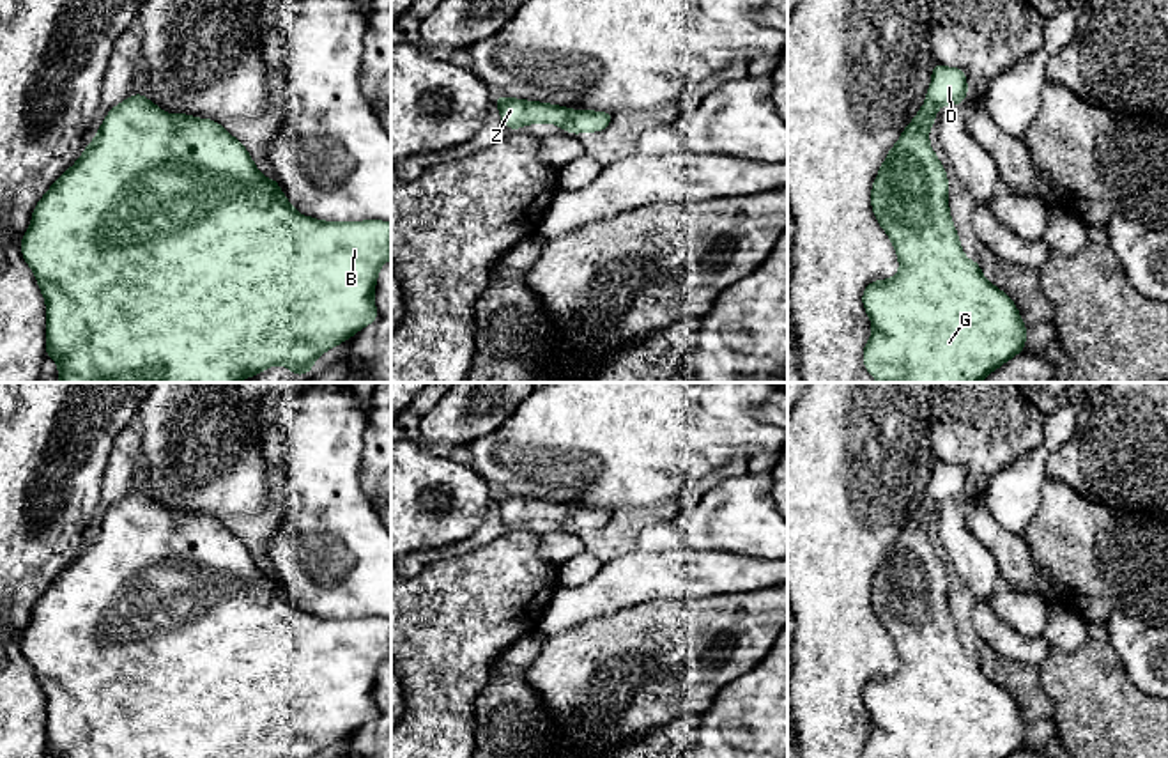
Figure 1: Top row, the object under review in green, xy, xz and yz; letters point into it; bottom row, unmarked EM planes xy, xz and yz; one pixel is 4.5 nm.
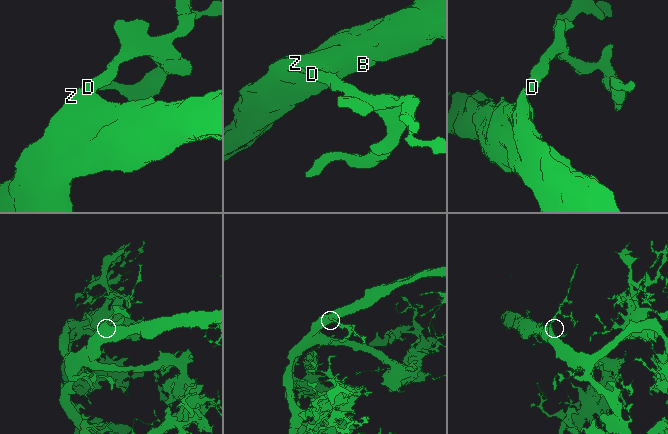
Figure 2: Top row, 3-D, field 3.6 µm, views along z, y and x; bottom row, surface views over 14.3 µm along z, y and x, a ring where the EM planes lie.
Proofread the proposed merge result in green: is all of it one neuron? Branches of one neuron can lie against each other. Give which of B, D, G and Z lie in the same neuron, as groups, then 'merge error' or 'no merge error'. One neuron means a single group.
B D G Z; no merge error

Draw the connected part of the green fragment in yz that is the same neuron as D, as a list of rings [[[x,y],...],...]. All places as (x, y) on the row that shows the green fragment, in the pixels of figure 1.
[[[933,64],[924,106],[887,154],[871,190],[871,205],[890,237],[899,273],[871,282],[862,305],[872,335],[864,345],[864,367],[878,383],[980,383],[1012,356],[1023,352],[1026,328],[1014,301],[963,253],[949,213],[947,172],[929,145],[936,110],[961,104],[968,94],[966,73]]]

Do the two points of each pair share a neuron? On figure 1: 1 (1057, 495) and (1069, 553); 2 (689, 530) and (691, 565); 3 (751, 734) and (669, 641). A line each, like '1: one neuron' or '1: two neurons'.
1: one neuron
2: two neurons
3: two neurons

